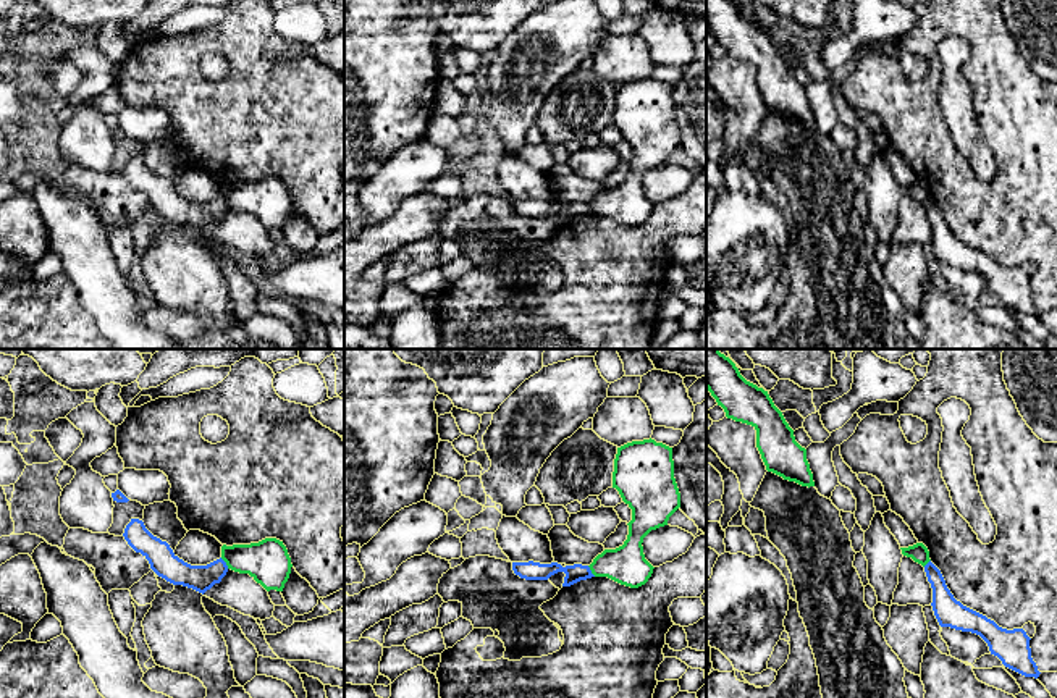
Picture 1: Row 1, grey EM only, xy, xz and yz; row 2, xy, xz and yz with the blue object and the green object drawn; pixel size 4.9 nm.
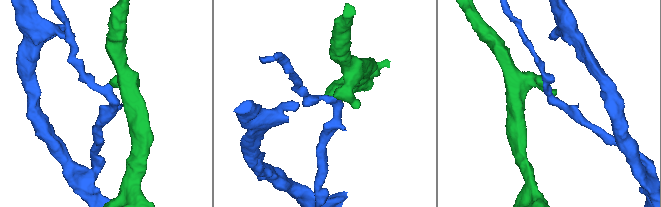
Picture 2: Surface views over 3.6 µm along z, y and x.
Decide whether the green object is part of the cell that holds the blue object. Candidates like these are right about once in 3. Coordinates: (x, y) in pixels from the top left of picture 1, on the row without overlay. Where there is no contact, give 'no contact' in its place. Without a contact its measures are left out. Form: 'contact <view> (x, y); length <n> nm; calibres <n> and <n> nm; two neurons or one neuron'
contact xy (225, 201); length 70 nm; calibres 130 and 220 nm; two neurons

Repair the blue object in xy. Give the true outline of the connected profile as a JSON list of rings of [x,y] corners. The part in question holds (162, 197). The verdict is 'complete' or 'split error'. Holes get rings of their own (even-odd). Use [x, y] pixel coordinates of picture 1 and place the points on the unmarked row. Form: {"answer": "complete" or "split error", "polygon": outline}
{"answer": "complete", "polygon": [[[131,157],[123,174],[136,191],[149,199],[150,207],[158,215],[173,223],[183,223],[204,233],[215,221],[220,221],[228,210],[228,204],[221,196],[207,204],[184,200],[166,179],[154,174],[139,157]]]}

